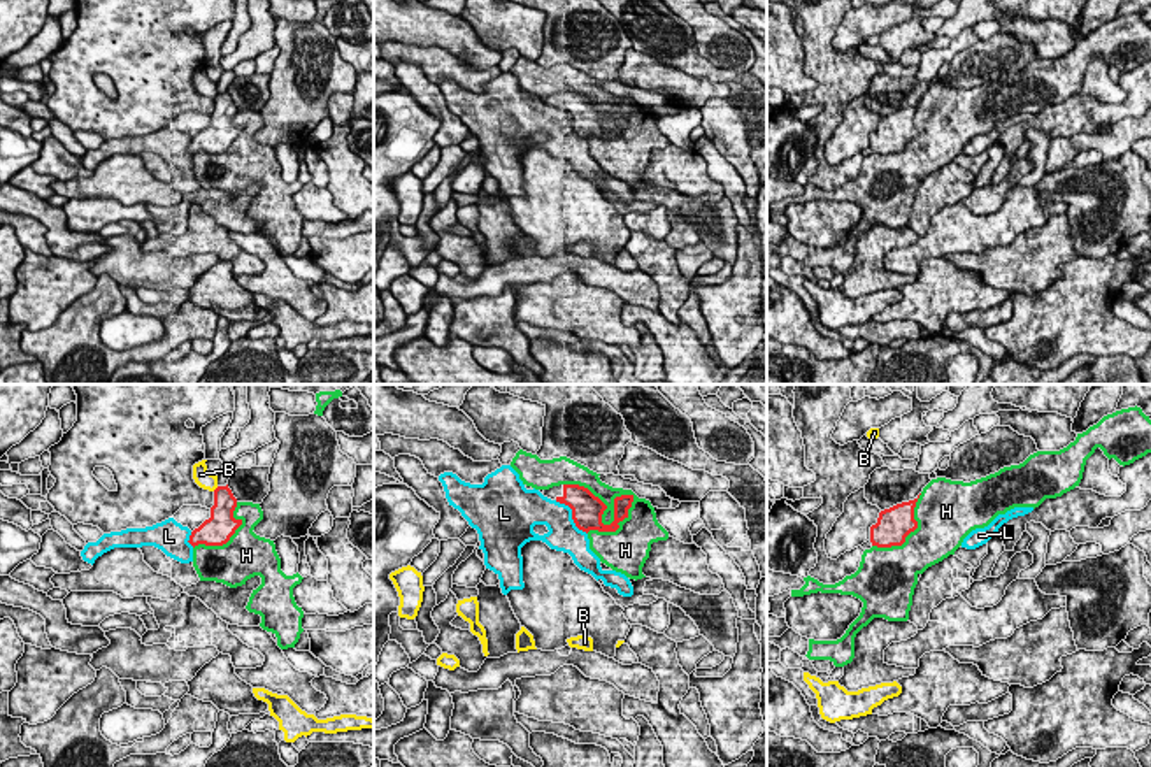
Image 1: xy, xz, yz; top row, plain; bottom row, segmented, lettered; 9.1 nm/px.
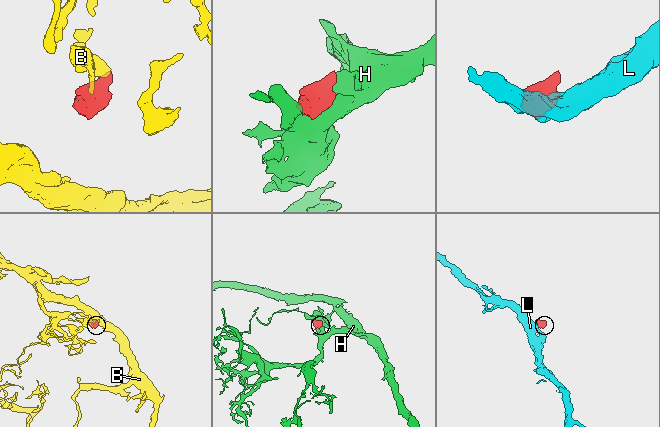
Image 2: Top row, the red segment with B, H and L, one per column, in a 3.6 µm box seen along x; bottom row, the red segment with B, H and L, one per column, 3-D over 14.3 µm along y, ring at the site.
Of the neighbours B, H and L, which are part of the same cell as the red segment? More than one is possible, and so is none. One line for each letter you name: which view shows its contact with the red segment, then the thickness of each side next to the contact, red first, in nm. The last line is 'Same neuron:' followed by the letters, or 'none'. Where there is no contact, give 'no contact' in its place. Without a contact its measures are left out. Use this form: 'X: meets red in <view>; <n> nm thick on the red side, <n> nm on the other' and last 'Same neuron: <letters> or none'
Same neuron: none

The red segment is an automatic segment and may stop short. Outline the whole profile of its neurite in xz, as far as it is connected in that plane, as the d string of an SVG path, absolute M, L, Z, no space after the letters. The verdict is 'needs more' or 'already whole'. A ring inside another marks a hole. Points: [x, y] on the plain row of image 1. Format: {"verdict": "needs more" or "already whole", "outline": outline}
{"verdict": "needs more", "outline": "M560 91L544 97L544 104L565 111L572 116L572 126L576 133L583 139L616 139L619 128L628 125L628 116L632 114L633 102L621 102L614 105L614 128L611 132L602 130L602 121L607 112L595 104L588 95L579 91Z"}

